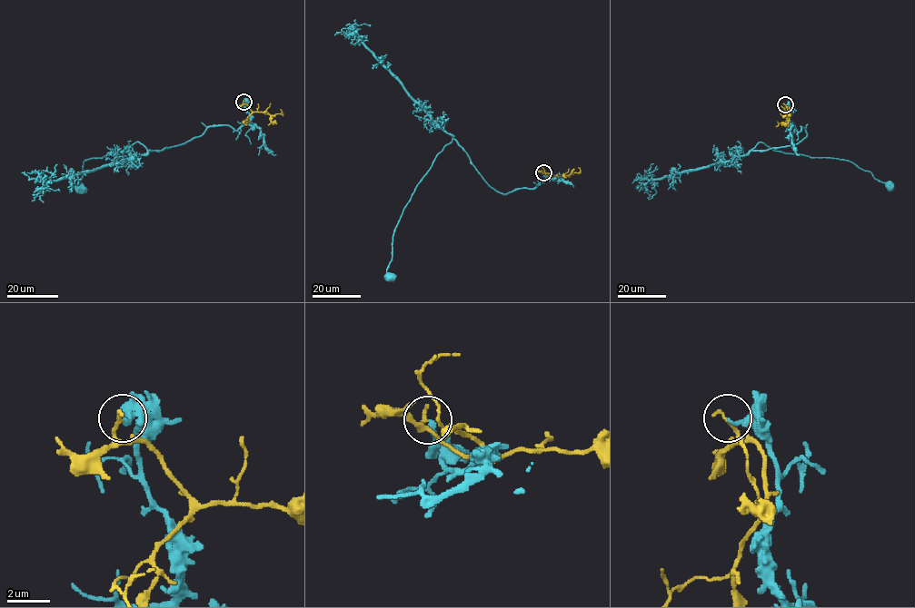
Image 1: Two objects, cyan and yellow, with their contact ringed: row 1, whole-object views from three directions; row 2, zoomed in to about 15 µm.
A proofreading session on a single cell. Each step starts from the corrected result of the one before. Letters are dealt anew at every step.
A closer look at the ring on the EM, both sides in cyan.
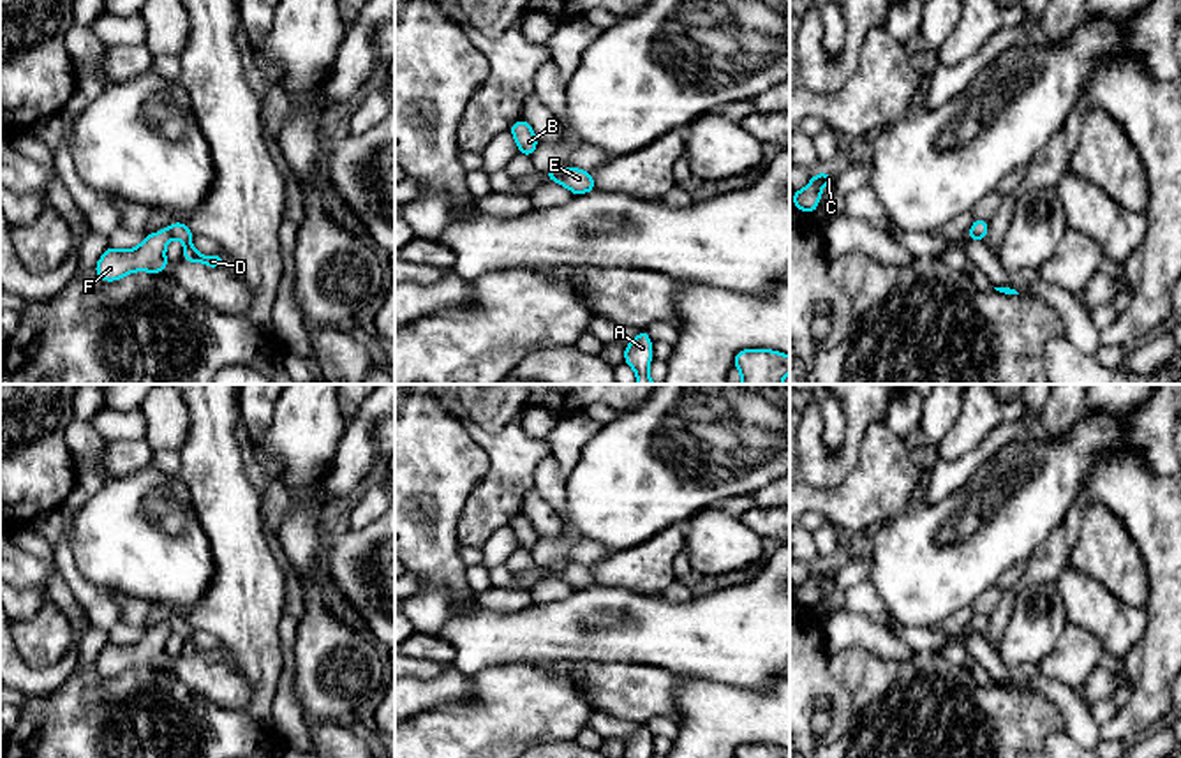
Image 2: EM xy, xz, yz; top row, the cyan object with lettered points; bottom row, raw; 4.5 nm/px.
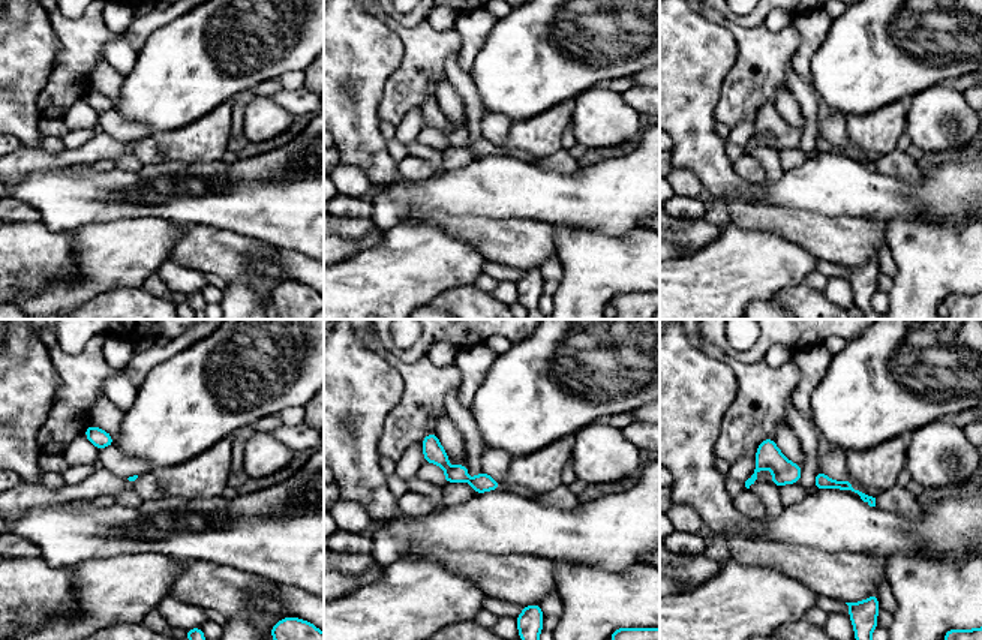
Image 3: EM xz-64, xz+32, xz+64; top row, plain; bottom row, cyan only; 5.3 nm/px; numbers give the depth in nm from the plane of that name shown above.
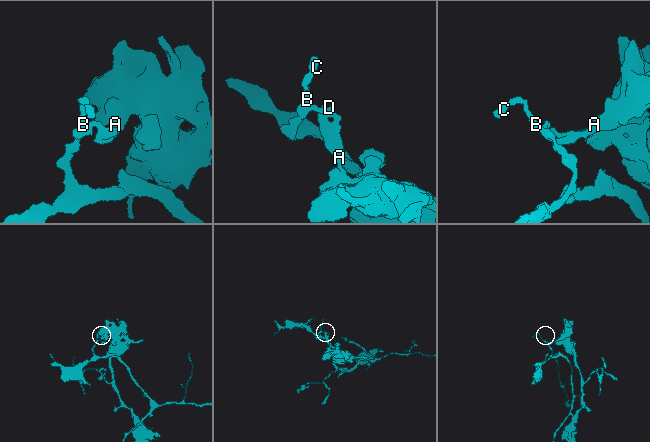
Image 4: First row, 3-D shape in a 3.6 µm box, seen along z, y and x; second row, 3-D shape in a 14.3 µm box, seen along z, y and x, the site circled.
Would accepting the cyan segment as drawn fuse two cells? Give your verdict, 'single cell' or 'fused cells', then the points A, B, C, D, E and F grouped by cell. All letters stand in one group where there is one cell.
fused cells; groups A D E / B C F

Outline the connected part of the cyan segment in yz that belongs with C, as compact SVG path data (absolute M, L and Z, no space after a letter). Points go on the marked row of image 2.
M823 171L816 173L804 189L793 192L791 206L813 215L820 204L823 187L836 183L836 178L837 176L825 175Z

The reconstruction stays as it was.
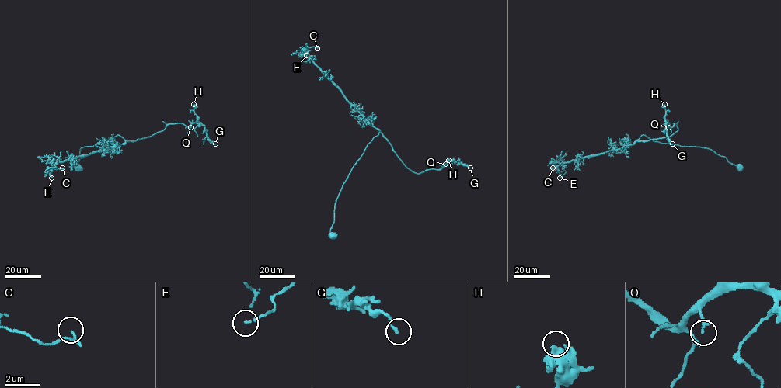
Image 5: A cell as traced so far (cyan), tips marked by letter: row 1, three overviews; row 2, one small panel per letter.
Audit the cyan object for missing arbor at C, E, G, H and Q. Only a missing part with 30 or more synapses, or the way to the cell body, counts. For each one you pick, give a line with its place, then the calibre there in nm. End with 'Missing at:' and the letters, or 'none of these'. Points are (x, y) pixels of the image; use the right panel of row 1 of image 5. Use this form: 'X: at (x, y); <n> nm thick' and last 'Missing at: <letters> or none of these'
Missing at: none of these

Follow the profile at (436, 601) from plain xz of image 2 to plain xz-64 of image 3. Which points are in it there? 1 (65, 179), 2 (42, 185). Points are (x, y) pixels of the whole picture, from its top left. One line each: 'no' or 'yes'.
1: no
2: no

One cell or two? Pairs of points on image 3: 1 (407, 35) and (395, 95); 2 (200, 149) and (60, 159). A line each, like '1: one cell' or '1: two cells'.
1: one cell
2: one cell

